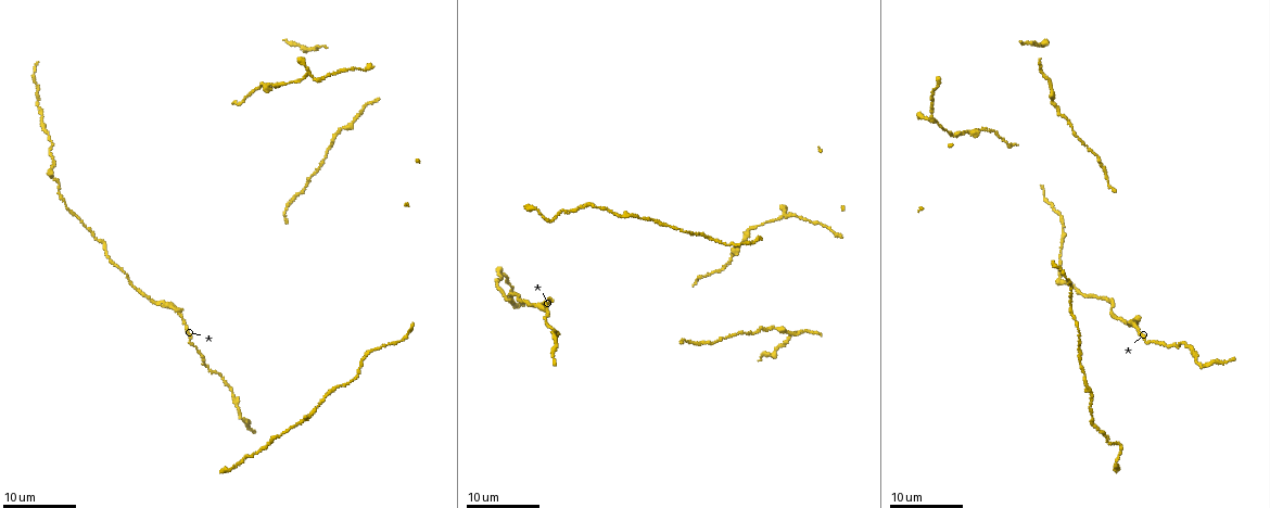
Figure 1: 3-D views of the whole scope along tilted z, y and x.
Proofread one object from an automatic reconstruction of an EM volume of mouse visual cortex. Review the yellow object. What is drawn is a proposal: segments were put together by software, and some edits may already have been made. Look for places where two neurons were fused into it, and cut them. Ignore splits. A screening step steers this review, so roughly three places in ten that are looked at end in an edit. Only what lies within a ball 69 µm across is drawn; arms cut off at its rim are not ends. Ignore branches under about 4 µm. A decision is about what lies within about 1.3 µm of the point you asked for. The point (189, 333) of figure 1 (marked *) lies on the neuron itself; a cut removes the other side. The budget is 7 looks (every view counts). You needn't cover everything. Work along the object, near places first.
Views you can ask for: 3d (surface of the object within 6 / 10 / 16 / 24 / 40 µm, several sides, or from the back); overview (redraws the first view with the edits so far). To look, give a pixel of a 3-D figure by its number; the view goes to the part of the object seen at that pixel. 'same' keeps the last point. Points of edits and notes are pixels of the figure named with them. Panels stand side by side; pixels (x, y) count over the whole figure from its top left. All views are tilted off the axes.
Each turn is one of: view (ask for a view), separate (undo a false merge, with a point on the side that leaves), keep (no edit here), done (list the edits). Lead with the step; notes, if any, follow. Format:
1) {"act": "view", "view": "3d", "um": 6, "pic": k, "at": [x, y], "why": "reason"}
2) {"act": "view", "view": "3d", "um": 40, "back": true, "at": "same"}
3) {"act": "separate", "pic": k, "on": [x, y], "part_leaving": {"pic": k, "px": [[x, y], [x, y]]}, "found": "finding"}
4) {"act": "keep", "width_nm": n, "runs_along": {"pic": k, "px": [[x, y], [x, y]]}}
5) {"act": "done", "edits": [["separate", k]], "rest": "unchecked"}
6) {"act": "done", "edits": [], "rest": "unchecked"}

{"act": "view", "view": "3d", "um": 16, "pic": 1, "at": [182, 308]}

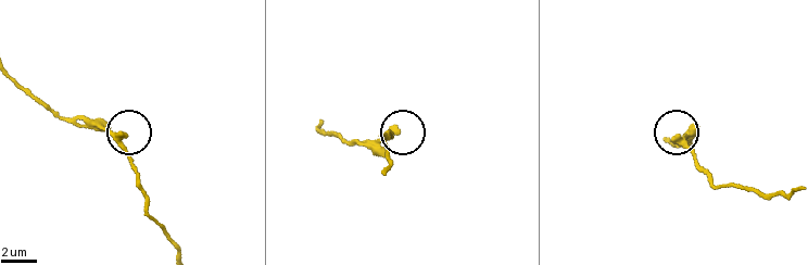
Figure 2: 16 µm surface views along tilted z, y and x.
{"act": "view", "view": "3d", "um": 10, "pic": 2, "at": [398, 129], "why": "closer look"}

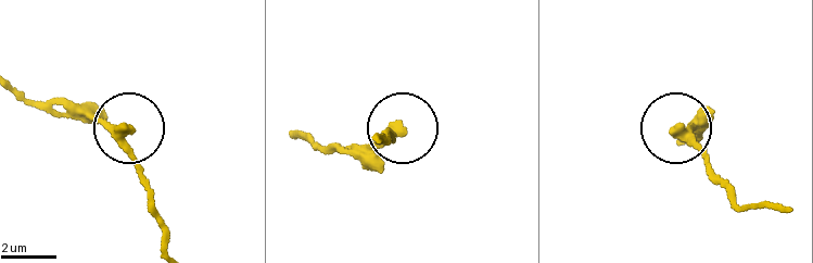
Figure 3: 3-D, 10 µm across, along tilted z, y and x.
{"act": "keep", "runs_along": {"pic": 3, "px": [[160, 215], [127, 132], [102, 126], [78, 108]]}, "found": "one neuron here"}

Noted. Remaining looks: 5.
{"act": "view", "view": "3d", "um": 16, "pic": 1, "at": [267, 86], "why": "looks like a crossing"}

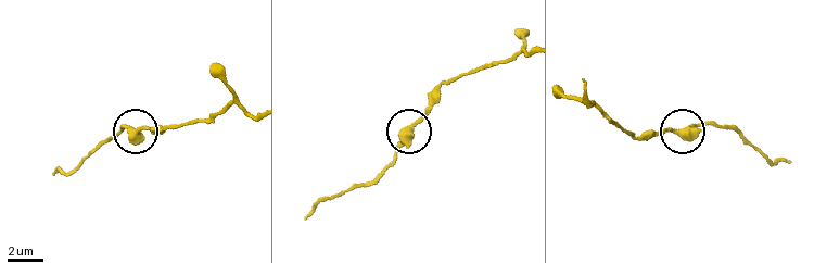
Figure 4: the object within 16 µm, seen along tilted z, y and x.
{"act": "view", "view": "3d", "um": 6, "pic": 4, "at": [132, 134], "why": "closer look"}

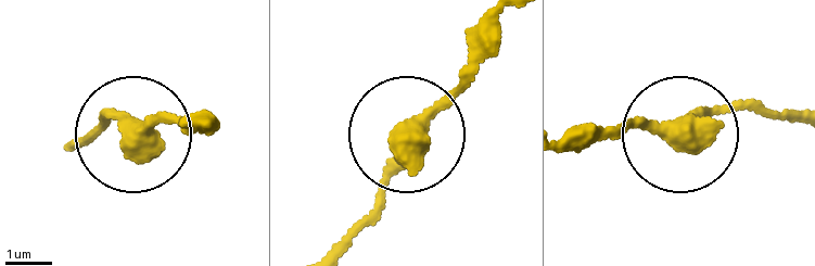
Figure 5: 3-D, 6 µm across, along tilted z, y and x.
{"act": "keep", "side_arm_um": 8, "found": "all the same neuron"}

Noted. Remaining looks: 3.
{"act": "view", "view": "3d", "um": 16, "pic": 1, "at": [40, 120], "why": "calibre changes"}

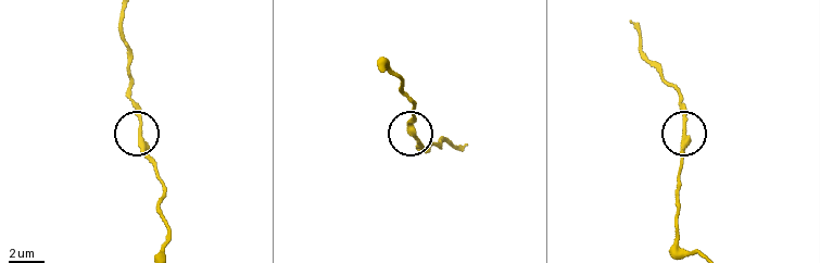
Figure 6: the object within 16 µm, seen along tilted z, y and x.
{"act": "view", "view": "3d", "um": 10, "pic": 6, "at": [685, 126]}

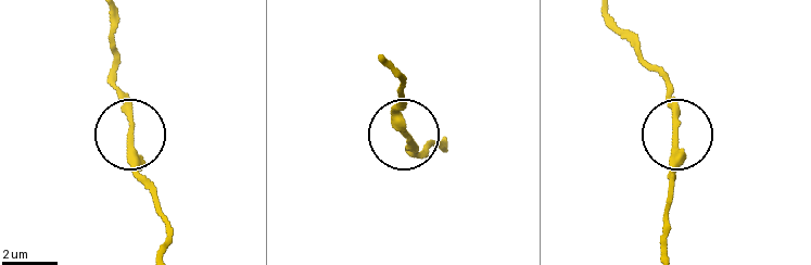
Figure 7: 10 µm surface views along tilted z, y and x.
{"act": "keep", "runs_along": {"pic": 7, "px": [[664, 251], [675, 131], [664, 73]]}, "found": "continuous, no second neuron"}

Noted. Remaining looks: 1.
{"act": "done", "edits": [], "rest": "unchecked"}

